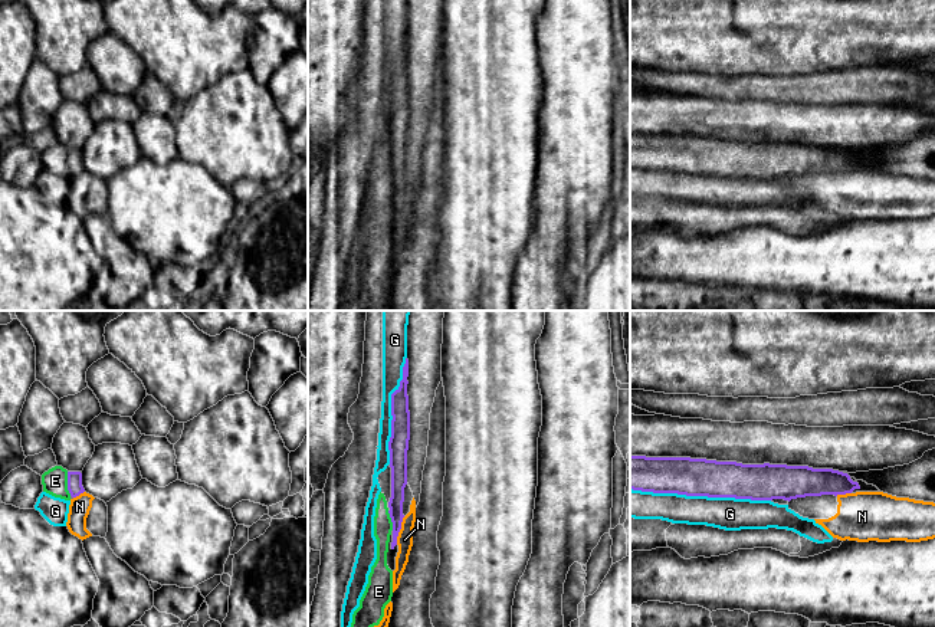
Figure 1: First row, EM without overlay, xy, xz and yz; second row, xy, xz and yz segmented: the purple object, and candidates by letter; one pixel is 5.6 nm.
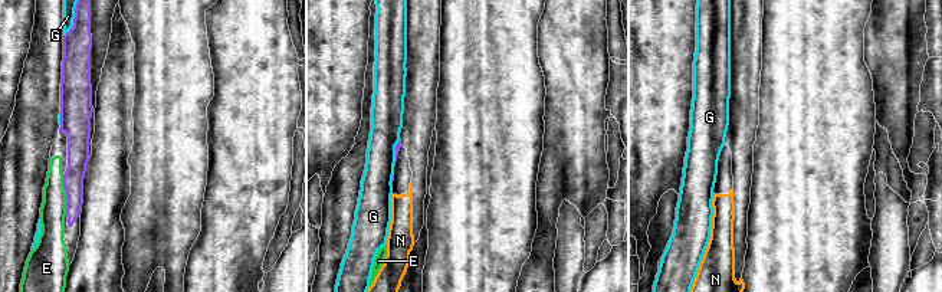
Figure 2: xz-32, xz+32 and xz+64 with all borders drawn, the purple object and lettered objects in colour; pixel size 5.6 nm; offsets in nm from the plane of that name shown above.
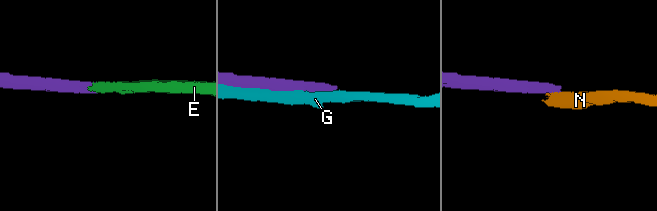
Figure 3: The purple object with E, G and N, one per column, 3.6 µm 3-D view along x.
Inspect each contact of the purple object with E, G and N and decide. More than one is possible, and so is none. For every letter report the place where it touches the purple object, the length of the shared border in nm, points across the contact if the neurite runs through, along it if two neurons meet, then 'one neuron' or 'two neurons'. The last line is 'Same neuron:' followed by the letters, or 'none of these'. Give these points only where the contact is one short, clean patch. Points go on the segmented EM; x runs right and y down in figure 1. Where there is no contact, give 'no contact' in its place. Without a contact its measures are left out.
E: contact xy (68, 483); length 140 nm; way xy (75, 488), (68, 483), (55, 481); one neuron
G: contact yz (701, 495); length 800 nm; two neurons
N: contact xz (399, 531); length 170 nm; border xz (404, 516), (396, 544); two neurons
Same neuron: E

